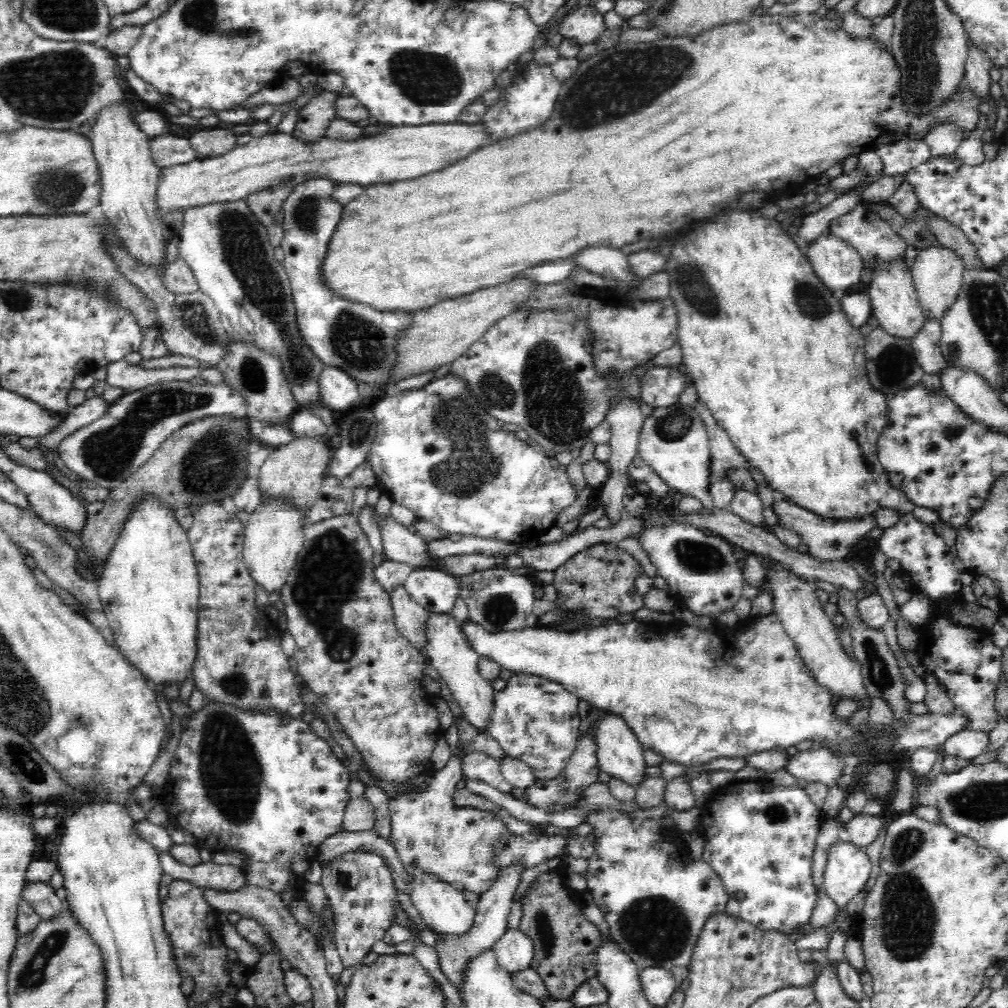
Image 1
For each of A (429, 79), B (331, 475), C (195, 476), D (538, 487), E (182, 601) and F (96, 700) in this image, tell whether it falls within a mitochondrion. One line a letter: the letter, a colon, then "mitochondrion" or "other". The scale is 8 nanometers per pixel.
A: mitochondrion
B: other
C: mitochondrion
D: other
E: other
F: other

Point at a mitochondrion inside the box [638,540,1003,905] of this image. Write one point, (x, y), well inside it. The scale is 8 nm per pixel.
(908, 843)

